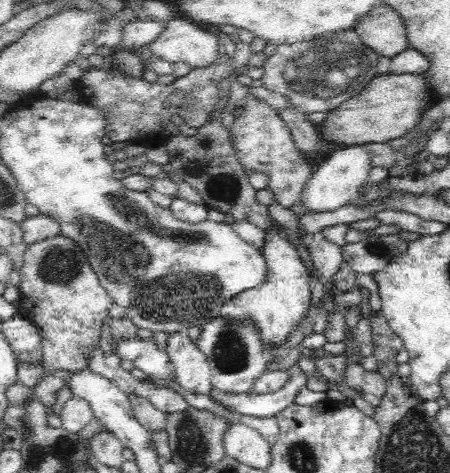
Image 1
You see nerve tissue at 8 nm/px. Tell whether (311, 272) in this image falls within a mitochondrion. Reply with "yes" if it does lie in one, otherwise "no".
no

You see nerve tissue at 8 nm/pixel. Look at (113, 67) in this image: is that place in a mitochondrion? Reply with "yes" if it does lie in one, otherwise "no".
no

